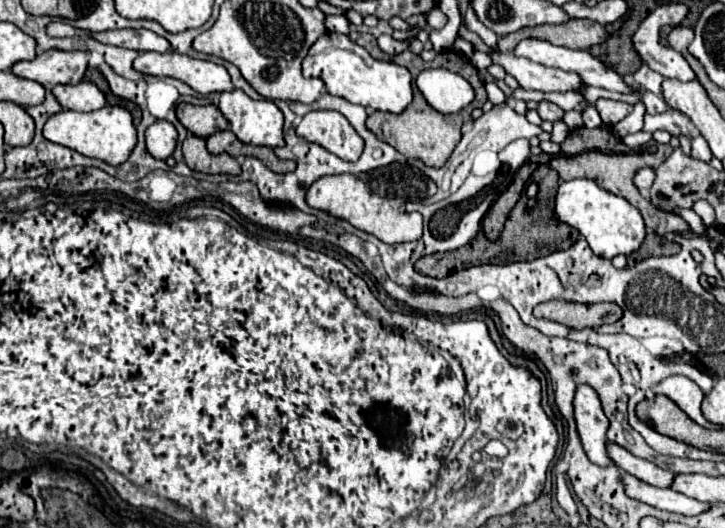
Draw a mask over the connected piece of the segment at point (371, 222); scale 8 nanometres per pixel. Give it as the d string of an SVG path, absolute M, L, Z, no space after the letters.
M372 172L364 174L338 174L318 178L306 192L306 202L310 208L328 212L334 218L350 222L354 228L364 230L386 244L418 240L423 234L423 217L418 212L402 212L404 198L392 194L372 194Z

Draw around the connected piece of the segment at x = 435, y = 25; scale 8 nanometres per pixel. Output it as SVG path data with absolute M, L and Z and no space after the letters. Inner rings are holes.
M438 6L428 12L428 26L430 26L430 30L442 30L446 26L446 20L448 20L446 14Z

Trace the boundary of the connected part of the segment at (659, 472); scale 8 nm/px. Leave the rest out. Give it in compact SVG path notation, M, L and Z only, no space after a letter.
M608 442L606 444L606 452L608 452L608 458L624 472L636 476L638 480L650 484L650 486L658 486L658 488L668 488L672 484L672 472L666 470L666 468L660 468L656 466L654 462L650 460L642 460L634 454L630 454L626 448L618 446L616 442Z

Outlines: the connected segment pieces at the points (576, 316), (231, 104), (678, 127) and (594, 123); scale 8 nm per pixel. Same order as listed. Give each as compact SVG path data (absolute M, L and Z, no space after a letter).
M542 302L534 308L536 318L554 320L558 324L570 326L572 330L600 328L602 324L612 324L622 316L622 310L614 302L602 304L574 304L574 302Z
M234 88L230 92L220 94L218 108L224 114L224 118L230 122L230 130L236 134L236 138L240 142L270 146L270 148L284 146L284 132L282 132L284 116L282 116L282 112L278 110L278 106L274 102L270 102L270 100L252 100L242 90Z
M666 110L662 114L646 114L644 116L644 130L666 130L670 132L672 136L688 136L692 140L692 132L690 132L692 124L690 124L690 118L684 116L682 112L678 110Z
M590 106L588 110L584 110L584 114L582 114L582 120L584 120L584 126L586 128L602 128L604 124L602 124L602 120L600 120L600 116L598 116L598 110L594 108L594 106Z

